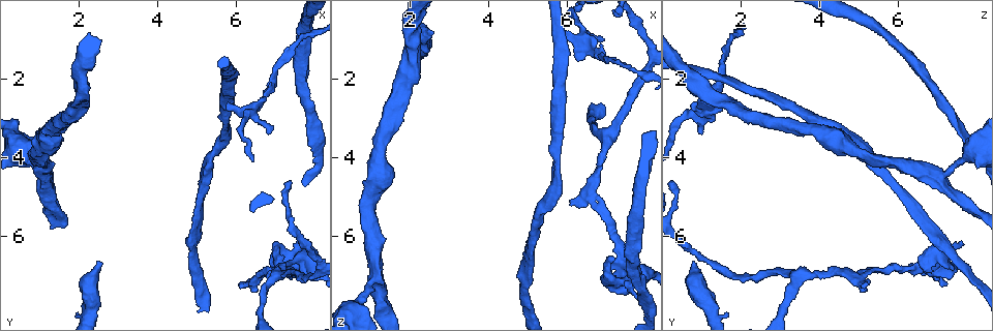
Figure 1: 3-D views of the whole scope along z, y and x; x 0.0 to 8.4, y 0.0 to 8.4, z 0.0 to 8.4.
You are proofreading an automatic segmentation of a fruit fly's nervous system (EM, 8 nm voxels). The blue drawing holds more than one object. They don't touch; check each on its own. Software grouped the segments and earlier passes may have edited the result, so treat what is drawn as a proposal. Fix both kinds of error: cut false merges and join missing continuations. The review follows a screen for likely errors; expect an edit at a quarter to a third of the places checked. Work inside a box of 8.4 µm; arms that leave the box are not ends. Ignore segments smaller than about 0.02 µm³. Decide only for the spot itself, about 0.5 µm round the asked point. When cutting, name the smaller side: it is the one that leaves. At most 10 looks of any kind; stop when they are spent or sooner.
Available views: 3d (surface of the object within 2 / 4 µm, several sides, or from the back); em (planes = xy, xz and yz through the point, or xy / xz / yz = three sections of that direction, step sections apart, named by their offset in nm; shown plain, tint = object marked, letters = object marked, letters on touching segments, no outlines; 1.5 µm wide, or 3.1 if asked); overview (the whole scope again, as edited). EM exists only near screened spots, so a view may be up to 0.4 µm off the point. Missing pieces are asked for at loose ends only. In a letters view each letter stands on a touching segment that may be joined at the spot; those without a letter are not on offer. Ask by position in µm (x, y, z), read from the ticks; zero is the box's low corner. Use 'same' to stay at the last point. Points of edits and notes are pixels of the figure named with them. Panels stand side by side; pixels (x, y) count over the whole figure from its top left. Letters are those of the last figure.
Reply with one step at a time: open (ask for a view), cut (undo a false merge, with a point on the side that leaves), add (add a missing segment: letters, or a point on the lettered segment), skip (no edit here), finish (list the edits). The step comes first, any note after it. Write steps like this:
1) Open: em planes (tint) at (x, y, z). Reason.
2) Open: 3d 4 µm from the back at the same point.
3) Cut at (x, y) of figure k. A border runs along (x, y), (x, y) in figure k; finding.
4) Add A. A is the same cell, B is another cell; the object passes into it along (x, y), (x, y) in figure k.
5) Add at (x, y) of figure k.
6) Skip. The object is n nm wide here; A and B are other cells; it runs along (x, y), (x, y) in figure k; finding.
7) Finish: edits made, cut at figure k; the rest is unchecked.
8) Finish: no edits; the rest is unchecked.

Open: em planes (tint) at (1.15, 4.55, 7.05). Thick turns thin.

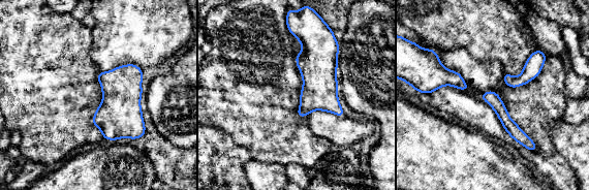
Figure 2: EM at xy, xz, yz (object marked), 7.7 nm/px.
Open: em planes (letters) at the same point. What lies round it.

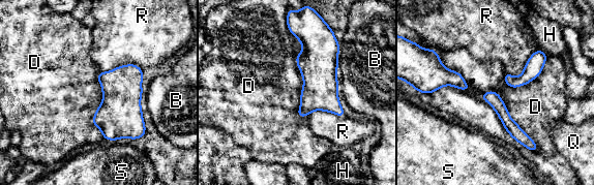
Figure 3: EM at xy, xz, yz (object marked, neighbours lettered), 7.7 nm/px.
Skip. B, D, H, Q, R and S are other cells; all the same cell.

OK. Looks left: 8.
Open: em planes (letters) at (6.05, 7.25, 5.10). Thin end.

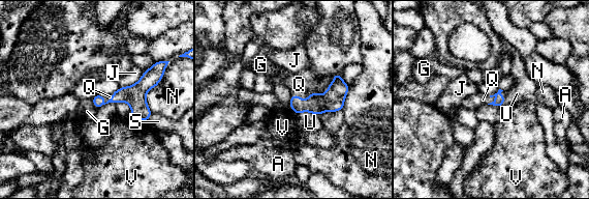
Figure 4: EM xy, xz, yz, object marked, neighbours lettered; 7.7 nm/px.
Add Q. Q is the same cell, A, G, J, N, S, U and V are other cells; the object passes into it along (333, 100), (301, 97), (299, 84) in figure 4; it goes on there.

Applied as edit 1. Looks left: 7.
Open: overview. Redraw.

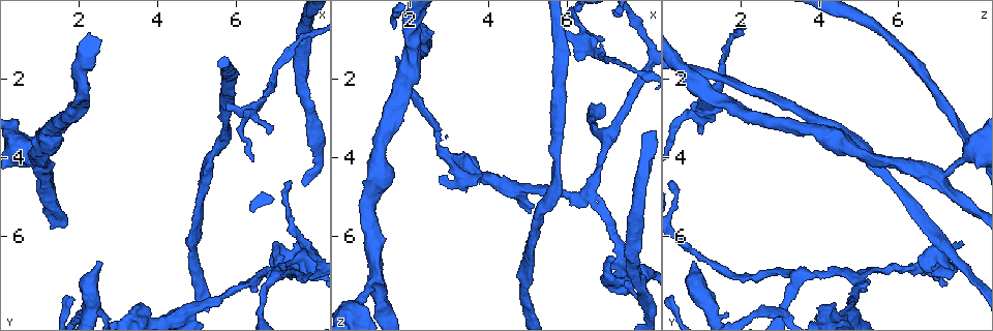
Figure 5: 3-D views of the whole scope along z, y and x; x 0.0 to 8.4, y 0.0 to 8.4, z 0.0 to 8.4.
Open: 3d 2 µm at (5.80, 2.60, 0.95). Tapers out.

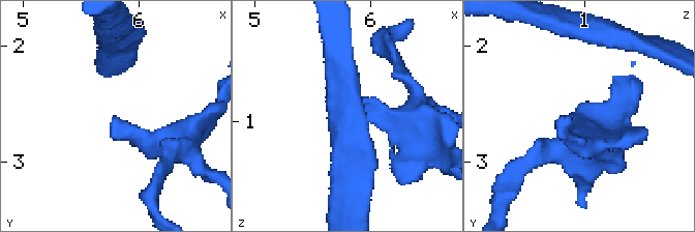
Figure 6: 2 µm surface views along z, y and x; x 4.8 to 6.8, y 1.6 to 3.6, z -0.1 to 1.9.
Open: em xy step 8 (tint) at (5.80, 2.68, 0.88). Shape alone is not enough.

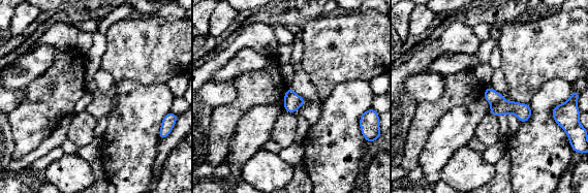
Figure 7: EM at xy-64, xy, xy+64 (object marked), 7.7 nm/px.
Open: em planes (letters) at the same point.

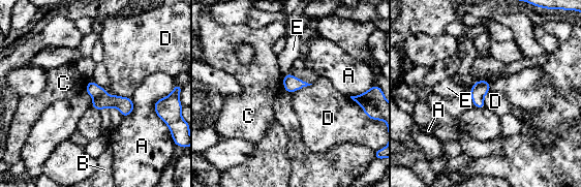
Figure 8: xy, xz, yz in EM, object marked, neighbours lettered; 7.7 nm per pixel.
Skip. A, B, C, D and E are other cells; a border runs along (104, 89), (108, 94), (130, 98) in figure 8; no lettered segment goes on from it.

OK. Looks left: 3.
Open: em planes (letters) at (2.60, 6.65, 0.85). An open end.

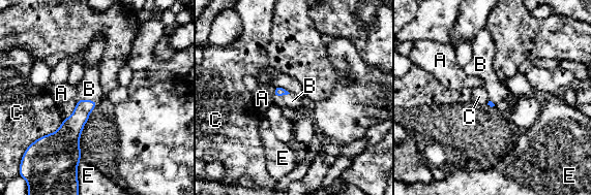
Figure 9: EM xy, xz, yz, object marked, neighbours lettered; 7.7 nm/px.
Add B. B is the same cell, A, C and E are other cells; the object passes into it along (71, 127), (88, 100), (89, 89) in figure 9; the cell continues.

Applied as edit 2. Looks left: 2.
Finish: edits made, add at figure 4, add at figure 9; the rest is unchecked.

